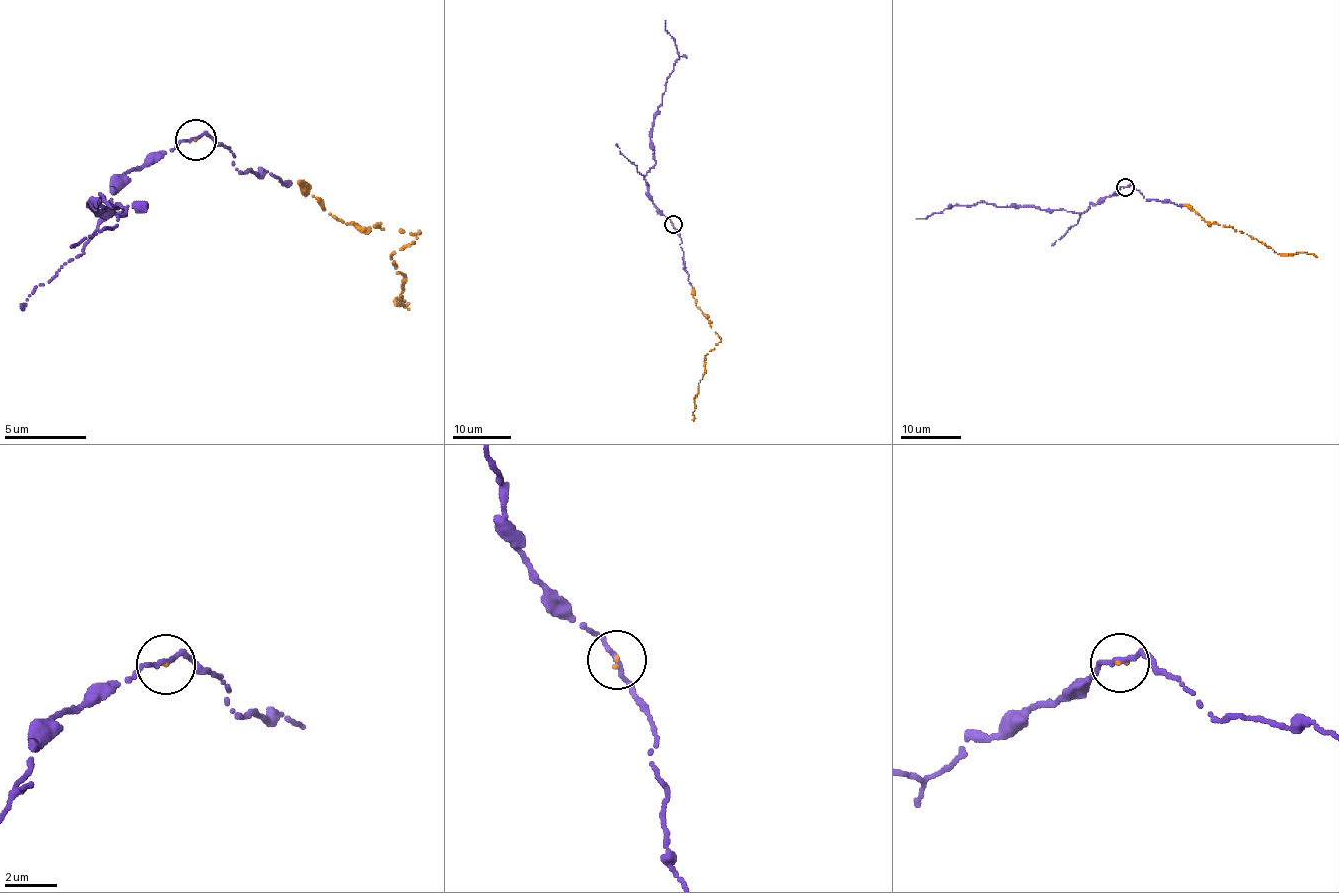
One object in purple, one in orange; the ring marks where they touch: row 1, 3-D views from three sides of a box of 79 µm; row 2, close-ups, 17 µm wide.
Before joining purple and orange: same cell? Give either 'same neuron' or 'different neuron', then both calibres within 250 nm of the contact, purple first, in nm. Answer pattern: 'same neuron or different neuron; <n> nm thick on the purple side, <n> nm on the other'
same neuron; 180 nm thick on the purple side, 100 nm on the other

